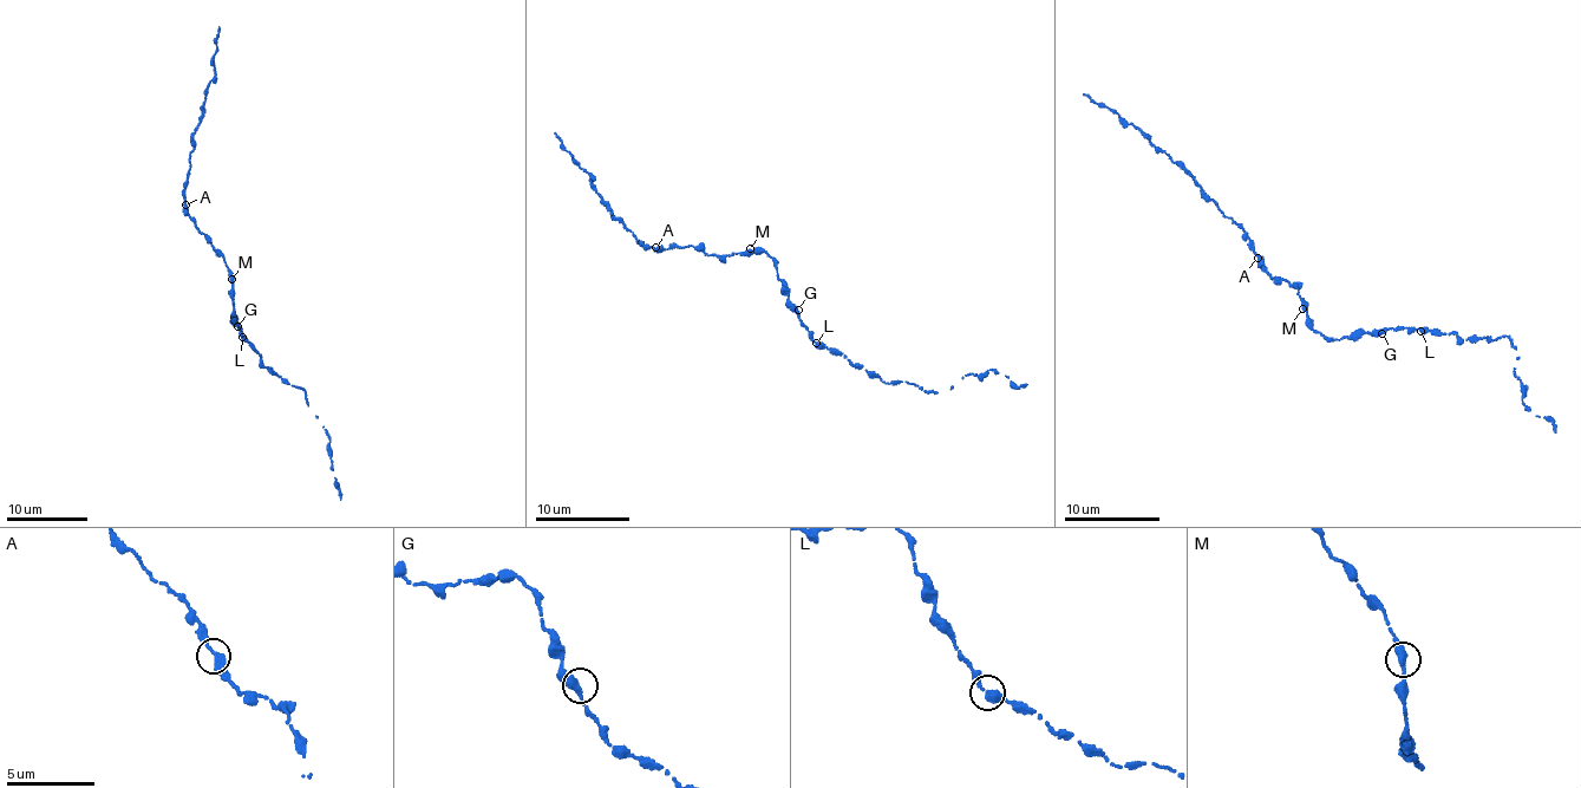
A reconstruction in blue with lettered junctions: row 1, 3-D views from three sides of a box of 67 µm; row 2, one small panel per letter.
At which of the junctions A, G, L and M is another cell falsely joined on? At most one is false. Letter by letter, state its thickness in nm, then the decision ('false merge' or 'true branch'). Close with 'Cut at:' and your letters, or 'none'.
A: 360 nm | true branch
G: 360 nm | true branch
L: 360 nm | true branch
M: 360 nm | true branch
Cut at: none

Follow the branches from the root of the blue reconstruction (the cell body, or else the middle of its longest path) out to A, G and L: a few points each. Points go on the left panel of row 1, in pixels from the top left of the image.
A: (234, 305), (232, 275), (224, 259), (214, 249), (185, 204)
G: (234, 305), (230, 317), (237, 326)
L: (234, 305), (230, 317), (241, 329), (242, 338)

